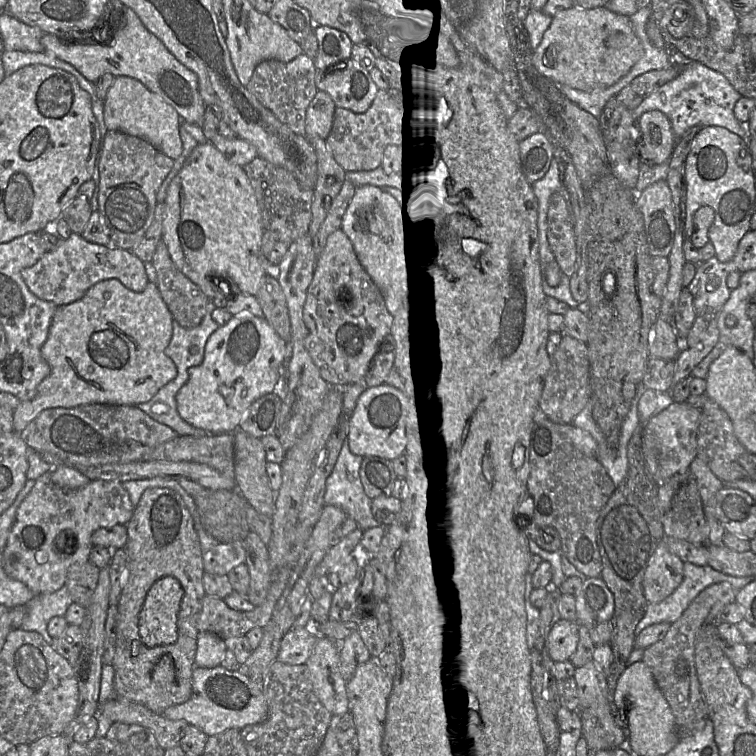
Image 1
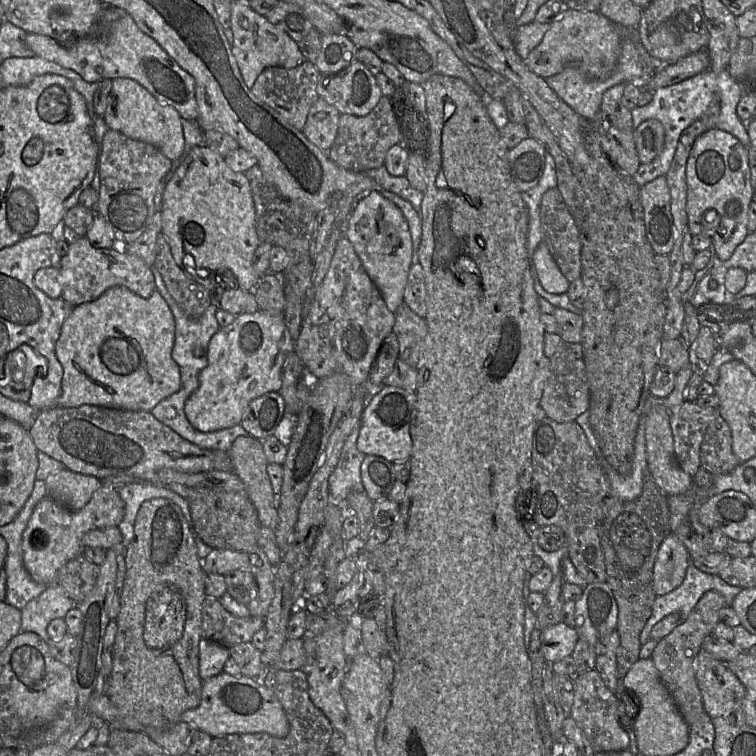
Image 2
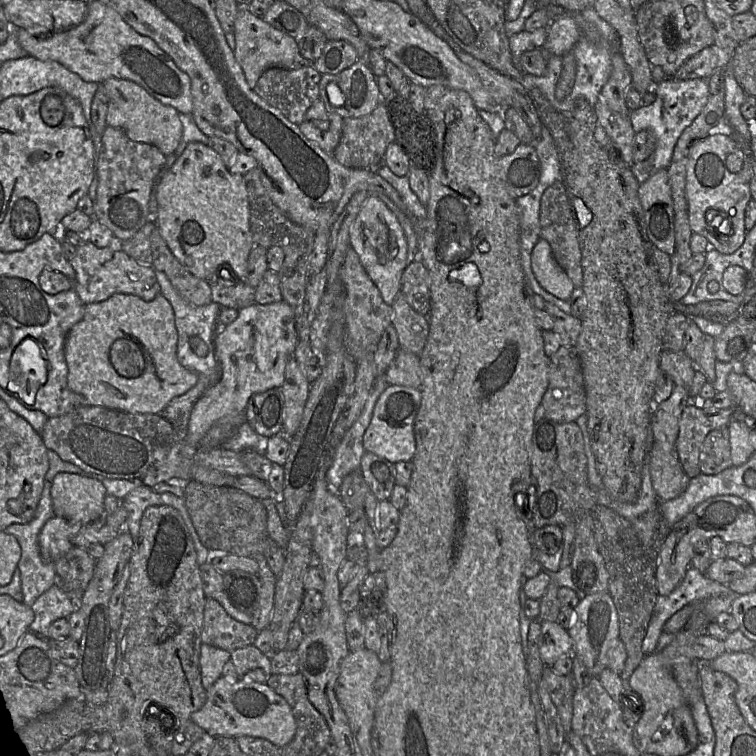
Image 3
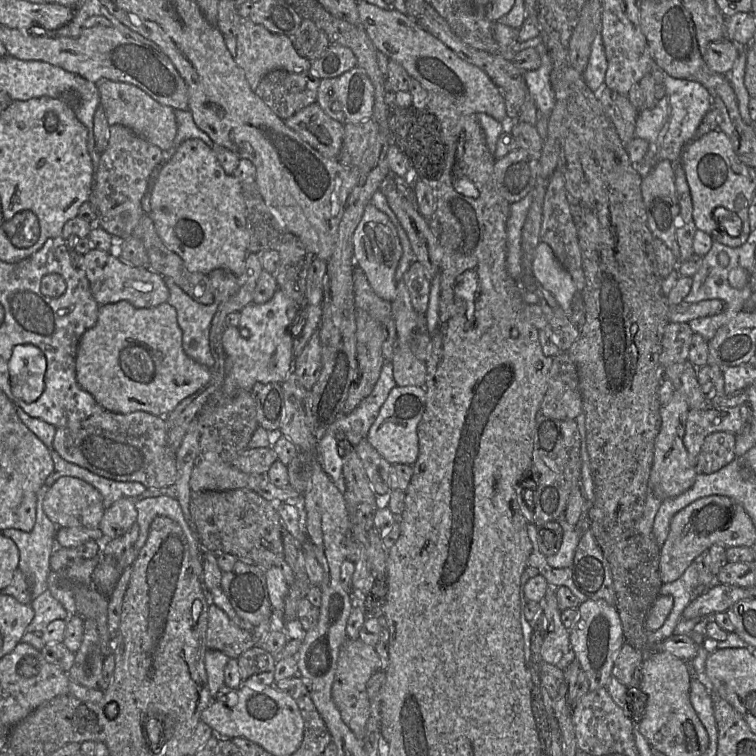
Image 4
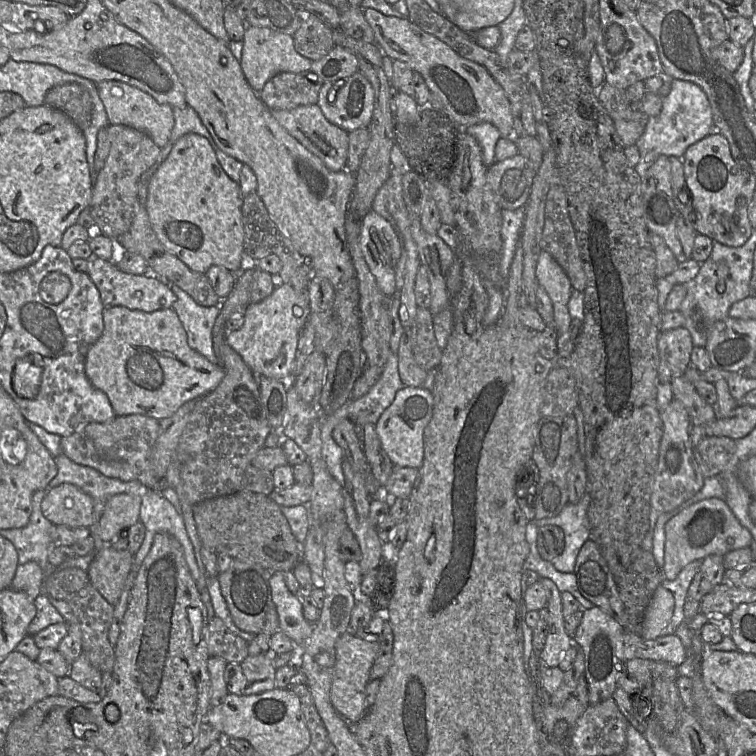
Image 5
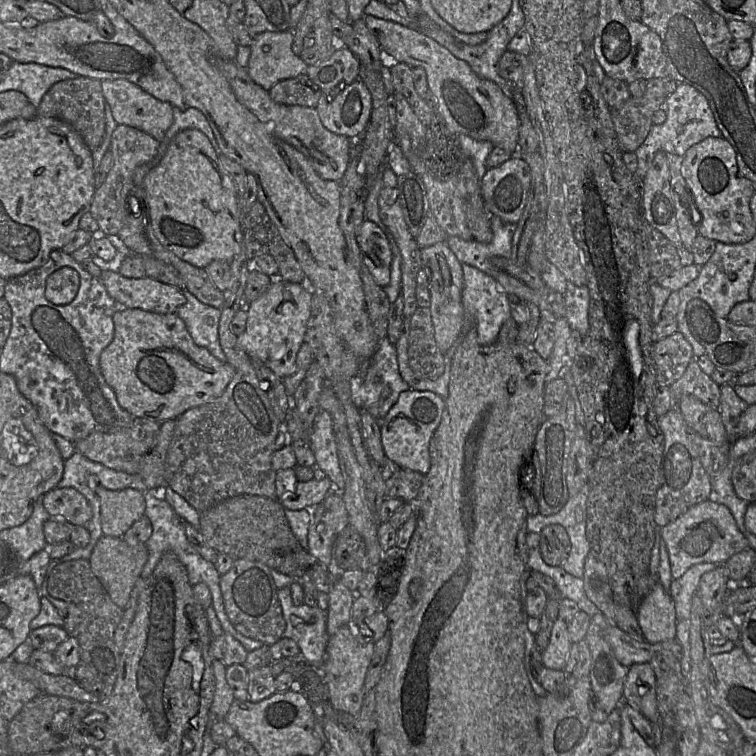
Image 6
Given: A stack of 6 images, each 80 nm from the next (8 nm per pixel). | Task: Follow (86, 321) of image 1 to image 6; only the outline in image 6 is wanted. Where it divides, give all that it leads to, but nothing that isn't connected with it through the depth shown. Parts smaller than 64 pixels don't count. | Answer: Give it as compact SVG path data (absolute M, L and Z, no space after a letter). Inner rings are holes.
M139 308L117 309L113 315L114 336L99 358L100 370L113 389L119 405L135 417L149 417L158 422L175 419L186 410L219 397L232 380L234 368L213 356L193 341L185 323L176 313L159 314Z

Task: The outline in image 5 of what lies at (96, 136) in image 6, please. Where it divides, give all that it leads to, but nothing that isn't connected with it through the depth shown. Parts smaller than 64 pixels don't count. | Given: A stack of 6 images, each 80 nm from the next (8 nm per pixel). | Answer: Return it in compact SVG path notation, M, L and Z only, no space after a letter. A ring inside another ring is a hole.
M67 83L51 88L45 105L65 113L83 131L92 119L93 102L88 90L77 83Z

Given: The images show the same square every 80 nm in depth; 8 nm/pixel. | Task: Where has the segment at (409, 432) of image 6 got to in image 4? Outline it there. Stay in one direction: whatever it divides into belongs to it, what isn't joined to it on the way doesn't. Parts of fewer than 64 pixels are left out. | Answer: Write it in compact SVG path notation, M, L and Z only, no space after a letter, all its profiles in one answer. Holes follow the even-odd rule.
M395 386L381 406L366 439L391 465L413 465L416 462L419 453L417 426L422 418L425 404L426 392L424 387Z

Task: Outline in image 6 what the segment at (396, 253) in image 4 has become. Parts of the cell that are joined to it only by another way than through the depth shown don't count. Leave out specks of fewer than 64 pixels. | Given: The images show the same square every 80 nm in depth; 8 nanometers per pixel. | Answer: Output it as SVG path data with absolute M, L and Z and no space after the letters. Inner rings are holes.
M365 219L359 229L358 243L371 275L379 286L385 287L390 282L393 260L386 234L374 222Z

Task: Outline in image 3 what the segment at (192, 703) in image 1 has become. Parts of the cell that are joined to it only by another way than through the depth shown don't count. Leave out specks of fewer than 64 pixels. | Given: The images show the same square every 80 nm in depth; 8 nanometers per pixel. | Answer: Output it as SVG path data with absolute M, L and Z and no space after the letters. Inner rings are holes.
M221 676L206 690L206 702L190 721L213 737L251 736L263 738L276 746L290 743L296 733L296 720L287 701L267 684L238 679L229 682Z

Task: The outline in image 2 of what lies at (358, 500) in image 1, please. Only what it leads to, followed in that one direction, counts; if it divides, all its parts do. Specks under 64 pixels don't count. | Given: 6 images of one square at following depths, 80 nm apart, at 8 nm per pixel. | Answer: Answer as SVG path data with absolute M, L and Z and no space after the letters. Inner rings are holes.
M357 424L346 439L339 461L329 477L329 493L331 501L345 504L352 491L365 491L361 478L361 463L365 454L357 449L360 424Z

